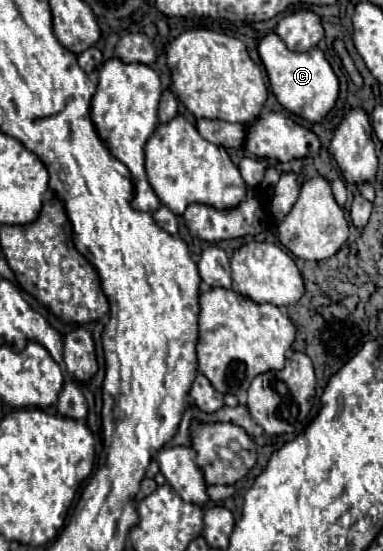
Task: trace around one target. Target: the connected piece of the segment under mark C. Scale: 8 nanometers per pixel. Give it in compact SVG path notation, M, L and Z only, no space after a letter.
M273 32L259 42L259 56L269 76L271 90L279 104L291 114L301 116L303 120L315 124L321 122L339 98L339 80L327 62L325 54L315 46L309 52L291 52L283 40Z

